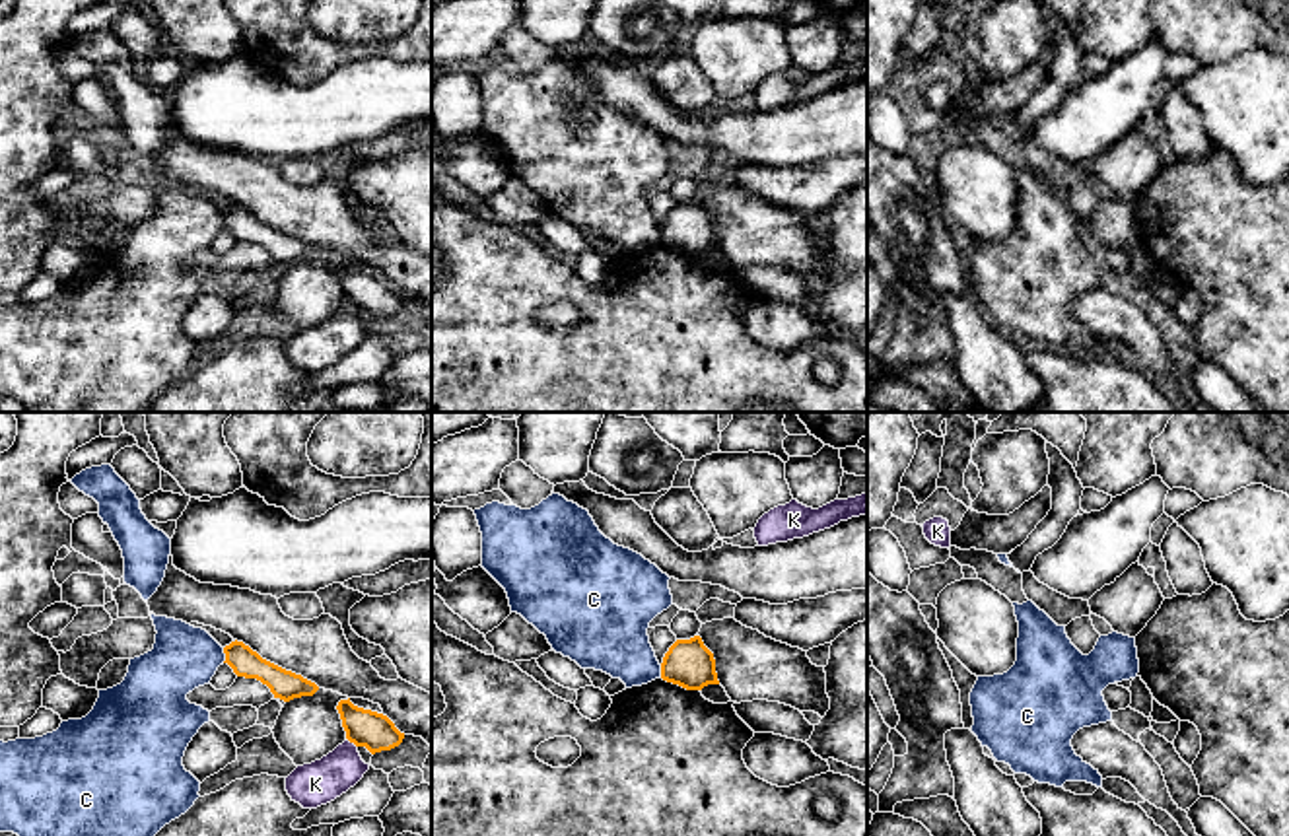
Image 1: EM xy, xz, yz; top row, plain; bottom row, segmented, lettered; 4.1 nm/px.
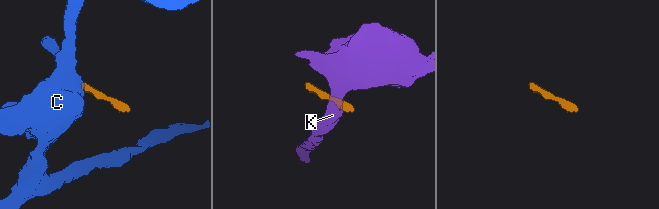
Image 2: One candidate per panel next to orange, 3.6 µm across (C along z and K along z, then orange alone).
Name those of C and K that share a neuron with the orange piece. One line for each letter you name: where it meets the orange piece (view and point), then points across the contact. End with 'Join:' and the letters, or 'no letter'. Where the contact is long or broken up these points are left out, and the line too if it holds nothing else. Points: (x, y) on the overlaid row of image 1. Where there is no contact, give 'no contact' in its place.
Join: no letter

